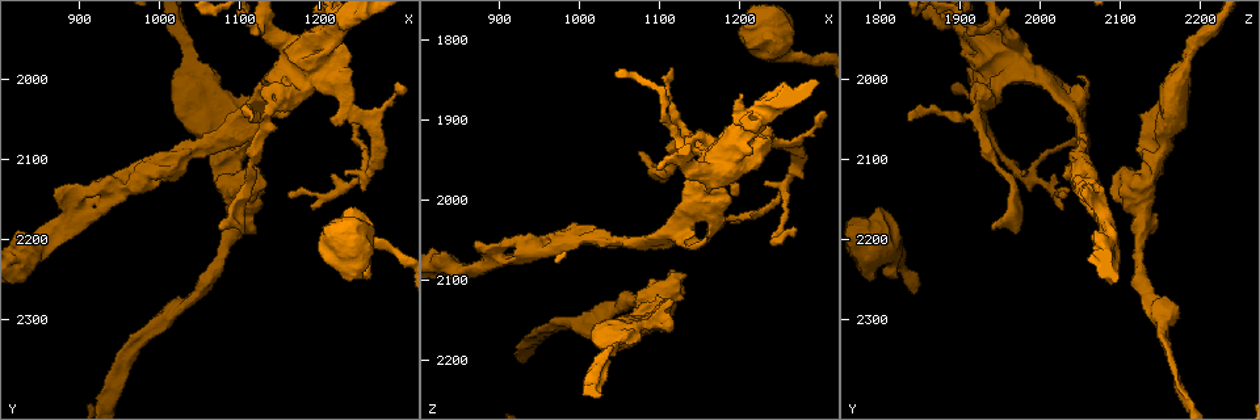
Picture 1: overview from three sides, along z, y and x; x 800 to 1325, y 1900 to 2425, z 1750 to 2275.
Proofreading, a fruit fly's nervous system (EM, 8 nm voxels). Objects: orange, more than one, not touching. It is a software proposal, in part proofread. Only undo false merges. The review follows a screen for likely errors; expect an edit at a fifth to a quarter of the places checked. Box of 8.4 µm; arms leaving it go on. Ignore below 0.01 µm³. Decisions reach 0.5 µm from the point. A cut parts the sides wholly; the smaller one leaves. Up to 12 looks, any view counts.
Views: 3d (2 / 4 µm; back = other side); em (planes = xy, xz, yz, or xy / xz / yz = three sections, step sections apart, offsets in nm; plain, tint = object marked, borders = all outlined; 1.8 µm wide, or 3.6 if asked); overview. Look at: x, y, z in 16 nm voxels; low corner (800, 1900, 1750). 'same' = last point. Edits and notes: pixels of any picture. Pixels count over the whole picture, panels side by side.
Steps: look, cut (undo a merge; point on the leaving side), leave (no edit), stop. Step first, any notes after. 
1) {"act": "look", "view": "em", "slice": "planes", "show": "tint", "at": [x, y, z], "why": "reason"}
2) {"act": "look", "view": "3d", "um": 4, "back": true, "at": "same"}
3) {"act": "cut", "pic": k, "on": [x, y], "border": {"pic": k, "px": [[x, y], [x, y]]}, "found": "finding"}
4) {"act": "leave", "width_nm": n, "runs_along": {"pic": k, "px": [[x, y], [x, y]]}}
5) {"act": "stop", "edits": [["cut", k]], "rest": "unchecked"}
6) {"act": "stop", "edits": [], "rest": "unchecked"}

{"act": "look", "view": "3d", "um": 4, "back": true, "at": [940, 2130, 2060], "why": "thick turns thin"}

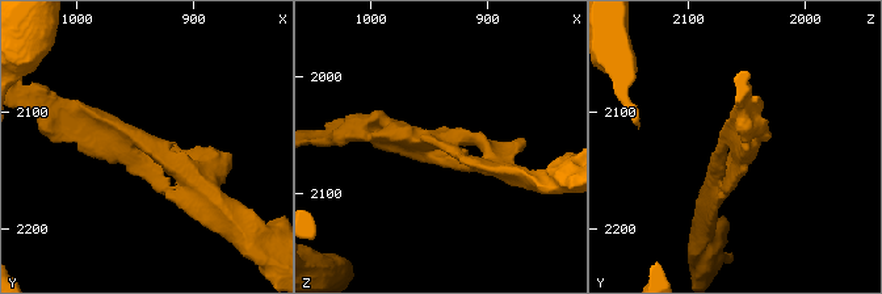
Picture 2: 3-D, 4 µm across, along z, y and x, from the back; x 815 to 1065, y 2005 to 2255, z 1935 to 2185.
{"act": "look", "view": "em", "slice": "yz", "step": 4, "show": "tint", "at": [940, 2128, 2060], "why": "need the tissue"}

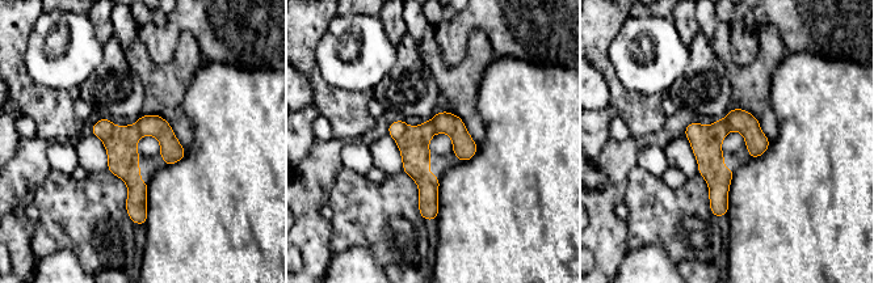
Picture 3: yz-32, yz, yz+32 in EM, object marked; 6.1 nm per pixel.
{"act": "look", "view": "em", "slice": "planes", "show": "tint", "at": "same"}

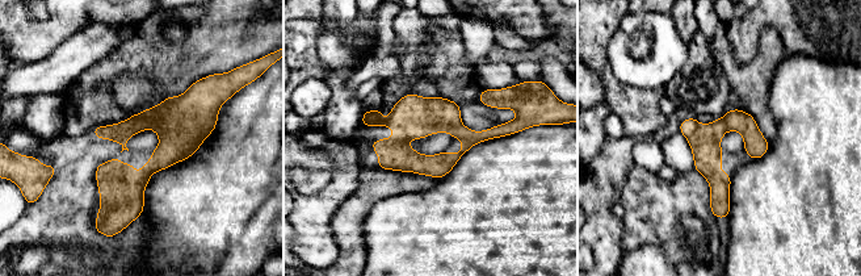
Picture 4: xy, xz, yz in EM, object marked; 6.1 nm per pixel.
{"act": "leave", "runs_along": {"pic": 4, "px": [[196, 86], [130, 216]]}, "found": "all the same neuron"}

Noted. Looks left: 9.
{"act": "look", "view": "em", "slice": "yz", "step": 4, "show": "tint", "at": [845, 2215, 2085], "why": "arms part here"}

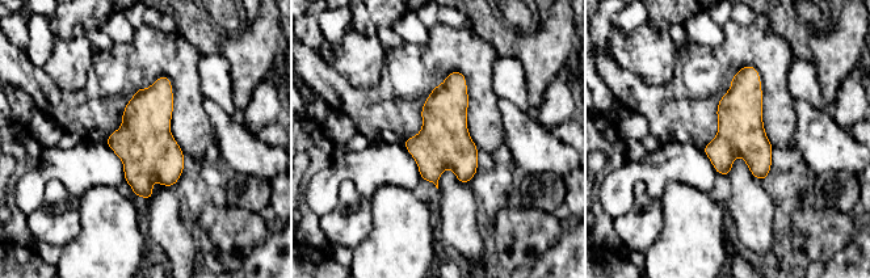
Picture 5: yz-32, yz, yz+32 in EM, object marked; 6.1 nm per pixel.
{"act": "look", "view": "em", "slice": "planes", "show": "tint", "at": "same"}

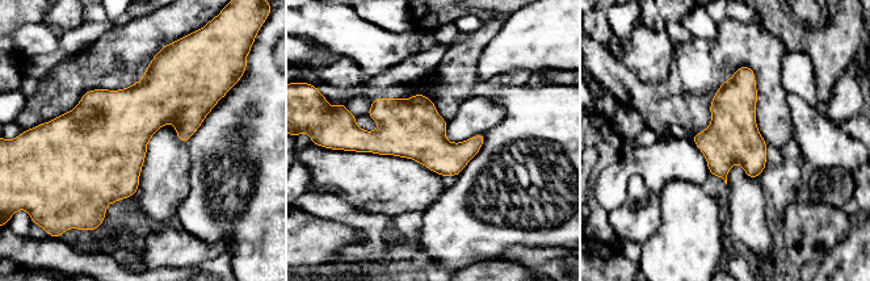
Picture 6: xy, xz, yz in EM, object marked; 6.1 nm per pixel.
{"act": "leave", "width_nm": 320, "found": "all the same neuron"}

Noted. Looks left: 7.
{"act": "look", "view": "3d", "um": 4, "at": [1030, 1990, 2180], "why": "calibre changes"}

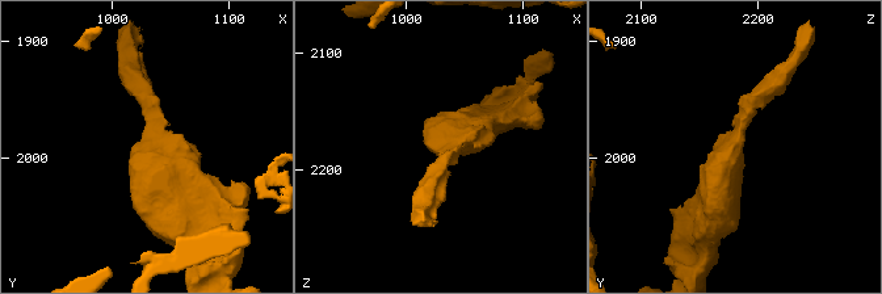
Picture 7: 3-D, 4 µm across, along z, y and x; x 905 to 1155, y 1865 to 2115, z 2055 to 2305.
{"act": "look", "view": "em", "um": 3.6, "slice": "planes", "show": "borders", "at": [1032, 1984, 2180], "arm_widths_nm": [240, 600], "why": "shape alone is not enough"}

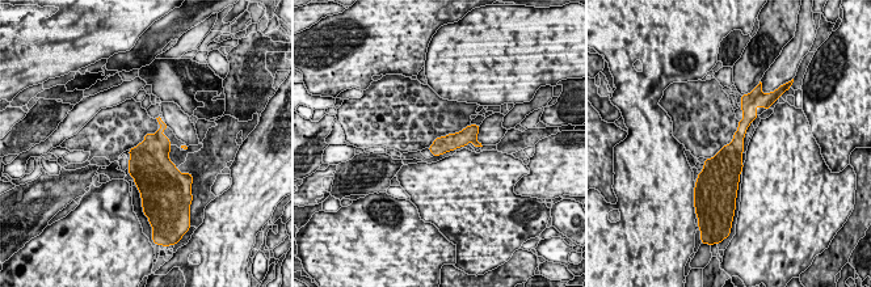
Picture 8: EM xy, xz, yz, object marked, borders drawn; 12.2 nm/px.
{"act": "leave", "runs_along": {"pic": 8, "px": [[474, 131], [461, 139], [433, 148]]}, "found": "one neuron here"}

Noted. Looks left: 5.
{"act": "look", "view": "em", "slice": "planes", "show": "tint", "at": [1130, 2035, 2040], "why": "abrupt turn"}

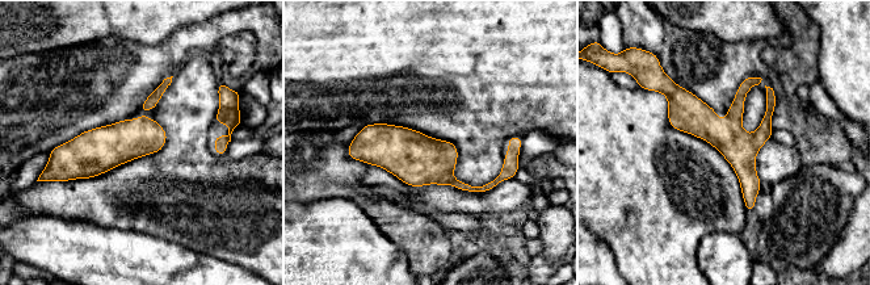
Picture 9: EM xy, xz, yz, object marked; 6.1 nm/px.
{"act": "leave", "found": "all the same neuron"}

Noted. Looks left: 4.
{"act": "look", "view": "3d", "um": 4, "at": [1135, 2050, 1920], "why": "closes a loop"}

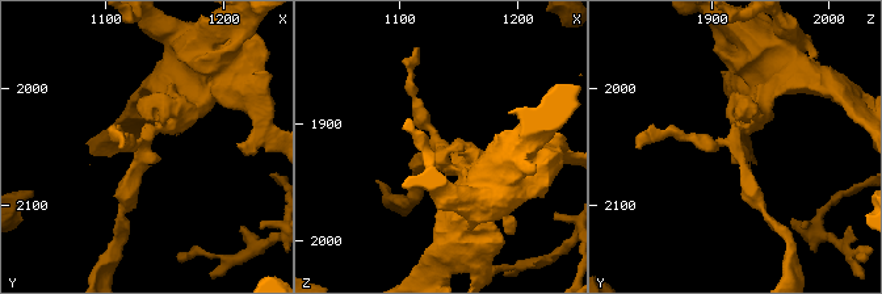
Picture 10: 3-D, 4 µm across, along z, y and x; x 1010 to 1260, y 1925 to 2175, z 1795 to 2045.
{"act": "look", "view": "em", "slice": "planes", "show": "tint", "at": [1130, 2046, 1918]}

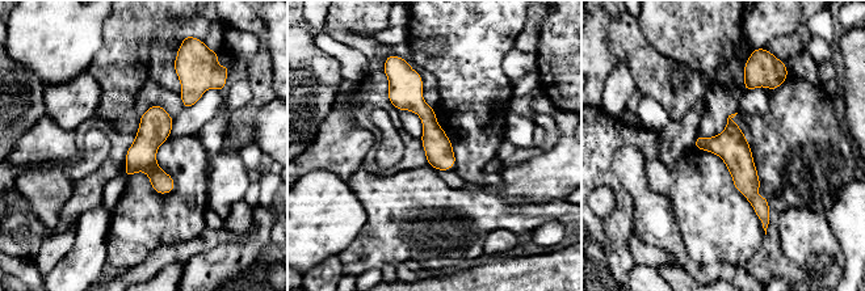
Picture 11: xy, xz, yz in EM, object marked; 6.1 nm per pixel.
{"act": "leave", "runs_along": {"pic": 11, "px": [[407, 74], [446, 167]]}, "found": "continuous, no second neuron"}

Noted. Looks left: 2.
{"act": "stop", "edits": [], "rest": "unchecked"}

